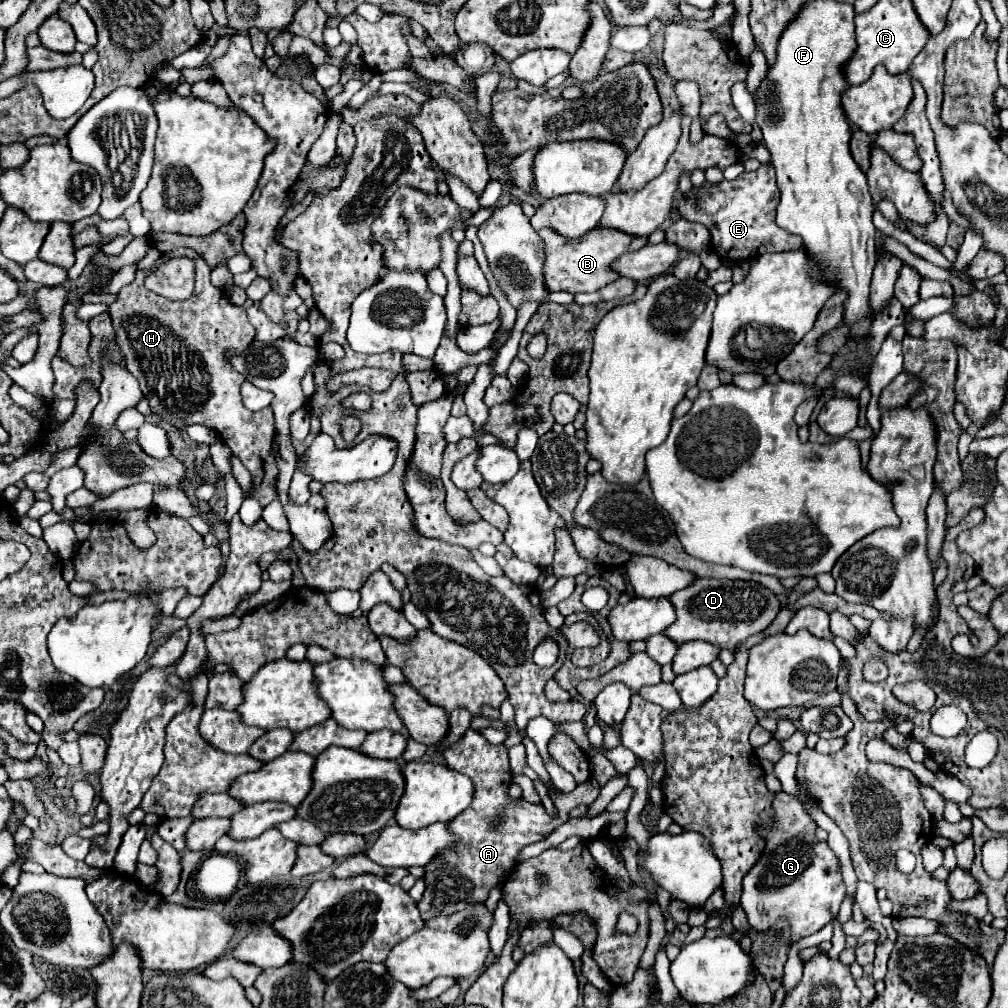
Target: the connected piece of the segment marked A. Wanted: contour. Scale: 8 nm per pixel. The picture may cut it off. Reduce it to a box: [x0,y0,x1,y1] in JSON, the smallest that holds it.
[418,728,558,920]

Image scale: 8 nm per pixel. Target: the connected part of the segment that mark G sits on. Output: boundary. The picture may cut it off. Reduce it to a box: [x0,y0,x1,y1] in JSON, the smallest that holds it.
[740,778,846,942]

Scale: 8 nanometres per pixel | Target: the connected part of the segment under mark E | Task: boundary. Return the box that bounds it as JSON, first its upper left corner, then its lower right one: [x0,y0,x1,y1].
[678,164,802,260]

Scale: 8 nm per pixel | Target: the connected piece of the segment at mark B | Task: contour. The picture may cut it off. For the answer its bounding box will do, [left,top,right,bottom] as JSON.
[538,228,648,292]

